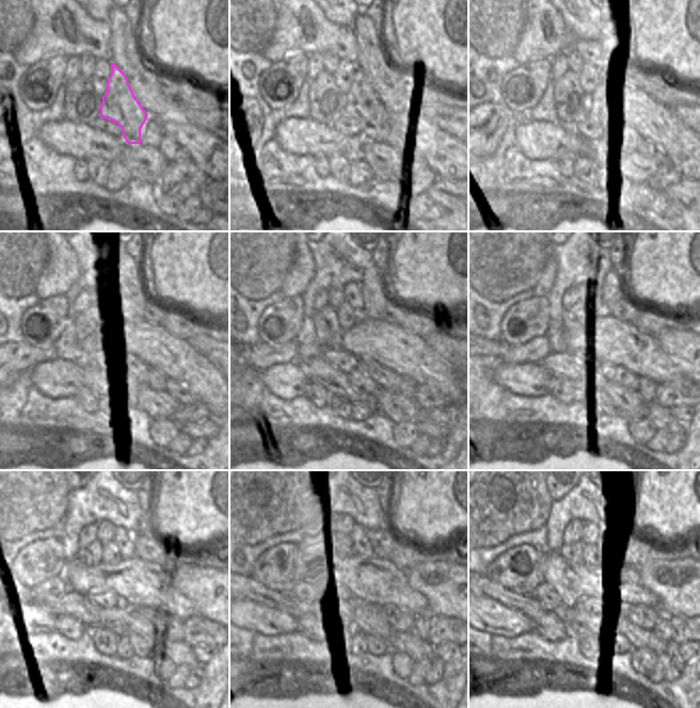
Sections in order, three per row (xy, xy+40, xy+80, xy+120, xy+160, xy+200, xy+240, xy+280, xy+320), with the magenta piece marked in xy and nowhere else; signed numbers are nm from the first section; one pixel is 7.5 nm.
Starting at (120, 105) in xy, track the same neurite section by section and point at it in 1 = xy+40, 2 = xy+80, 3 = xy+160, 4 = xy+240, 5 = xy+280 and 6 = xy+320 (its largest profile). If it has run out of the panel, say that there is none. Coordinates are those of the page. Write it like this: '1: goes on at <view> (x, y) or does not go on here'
1: goes on at xy+40 (361, 103)
2: goes on at xy+80 (601, 107)
3: goes on at xy+160 (387, 380)
4: goes on at xy+240 (158, 618)
5: goes on at xy+280 (400, 621)
6: goes on at xy+320 (646, 617)

